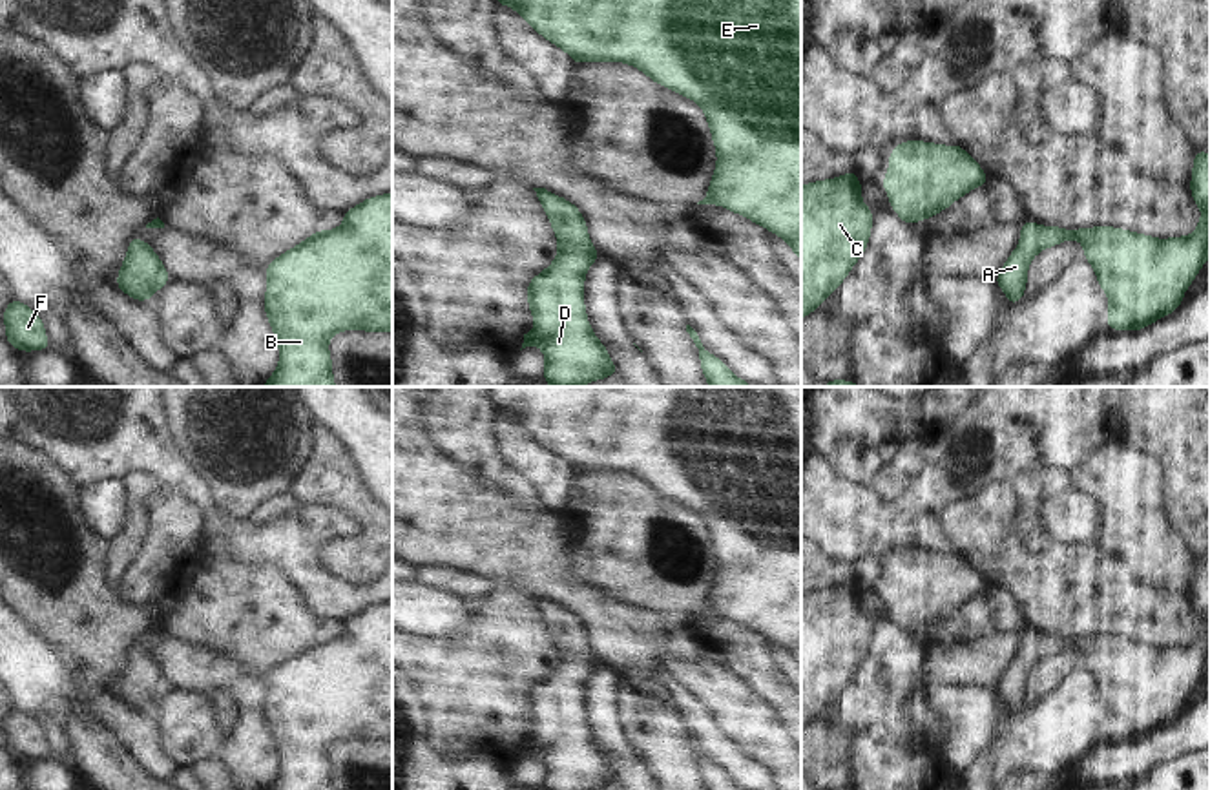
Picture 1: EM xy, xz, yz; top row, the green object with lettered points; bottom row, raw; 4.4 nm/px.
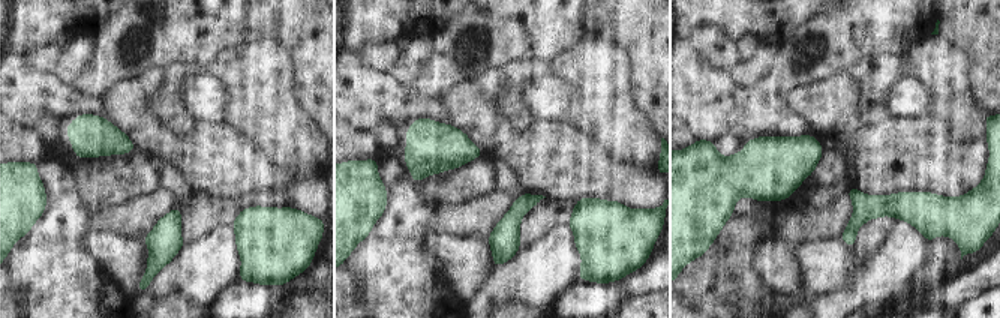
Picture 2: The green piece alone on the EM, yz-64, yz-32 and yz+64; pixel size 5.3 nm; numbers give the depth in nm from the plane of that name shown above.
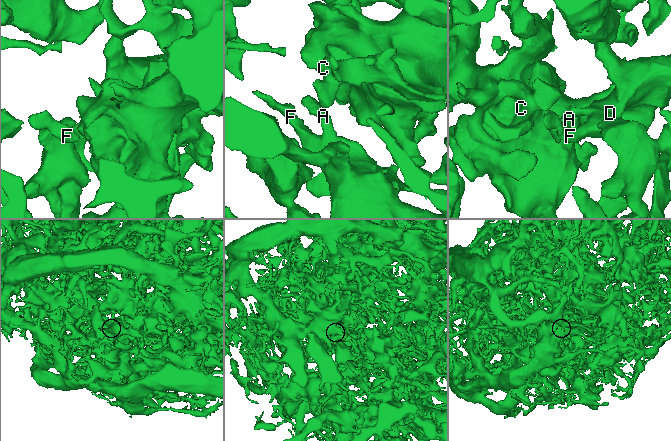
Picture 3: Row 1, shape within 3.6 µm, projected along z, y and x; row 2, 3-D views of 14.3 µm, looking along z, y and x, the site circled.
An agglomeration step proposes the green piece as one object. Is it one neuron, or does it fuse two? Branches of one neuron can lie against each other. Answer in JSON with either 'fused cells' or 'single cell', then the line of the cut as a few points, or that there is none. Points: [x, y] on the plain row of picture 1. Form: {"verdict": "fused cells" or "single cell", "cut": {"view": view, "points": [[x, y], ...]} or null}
{"verdict": "single cell", "cut": null}

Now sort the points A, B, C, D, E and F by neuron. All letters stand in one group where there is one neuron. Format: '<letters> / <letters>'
A B C D E F

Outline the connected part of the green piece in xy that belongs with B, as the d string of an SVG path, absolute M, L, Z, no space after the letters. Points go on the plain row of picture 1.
M392 602L347 618L339 637L312 642L265 682L263 715L281 761L268 790L334 790L329 748L336 741L392 741Z

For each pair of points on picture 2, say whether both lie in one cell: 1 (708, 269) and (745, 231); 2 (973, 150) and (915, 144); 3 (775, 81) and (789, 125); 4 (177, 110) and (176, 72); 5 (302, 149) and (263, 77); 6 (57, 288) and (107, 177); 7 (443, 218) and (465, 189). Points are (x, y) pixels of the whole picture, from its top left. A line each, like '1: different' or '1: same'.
1: same
2: same
3: same
4: same
5: same
6: different
7: different

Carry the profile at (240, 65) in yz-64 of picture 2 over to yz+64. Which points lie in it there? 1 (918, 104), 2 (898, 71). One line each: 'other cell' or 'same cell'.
1: other cell
2: other cell

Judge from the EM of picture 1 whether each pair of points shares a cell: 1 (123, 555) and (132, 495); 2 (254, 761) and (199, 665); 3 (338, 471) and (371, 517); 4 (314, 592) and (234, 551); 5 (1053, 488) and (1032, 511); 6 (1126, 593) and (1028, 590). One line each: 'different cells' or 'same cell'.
1: same cell
2: same cell
3: same cell
4: same cell
5: same cell
6: same cell

